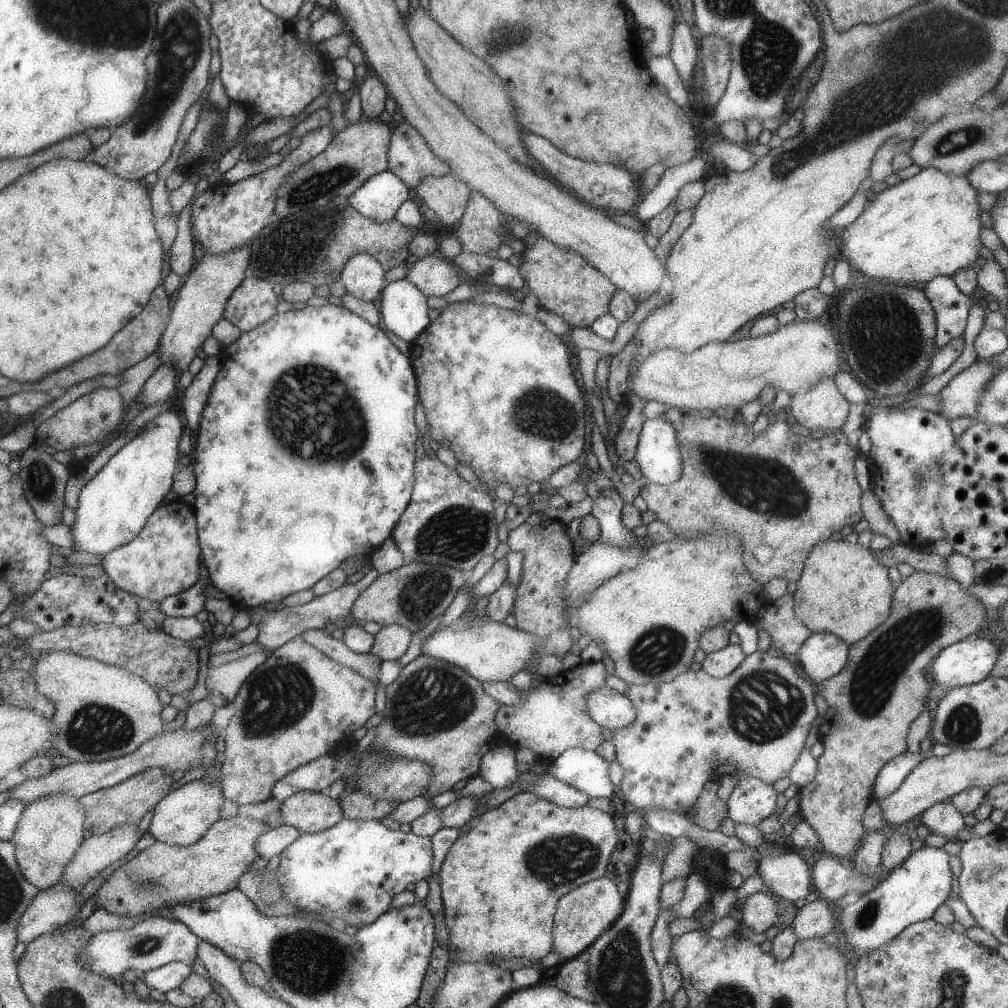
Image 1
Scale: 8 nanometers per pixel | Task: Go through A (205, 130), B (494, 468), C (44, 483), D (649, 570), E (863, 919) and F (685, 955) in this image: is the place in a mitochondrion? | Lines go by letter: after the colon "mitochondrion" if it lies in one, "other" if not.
A: mitochondrion
B: other
C: mitochondrion
D: other
E: mitochondrion
F: other

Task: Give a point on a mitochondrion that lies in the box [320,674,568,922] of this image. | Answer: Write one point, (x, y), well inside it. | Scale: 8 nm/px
(356, 904)

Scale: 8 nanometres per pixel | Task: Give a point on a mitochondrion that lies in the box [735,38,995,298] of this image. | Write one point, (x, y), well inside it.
(961, 140)

